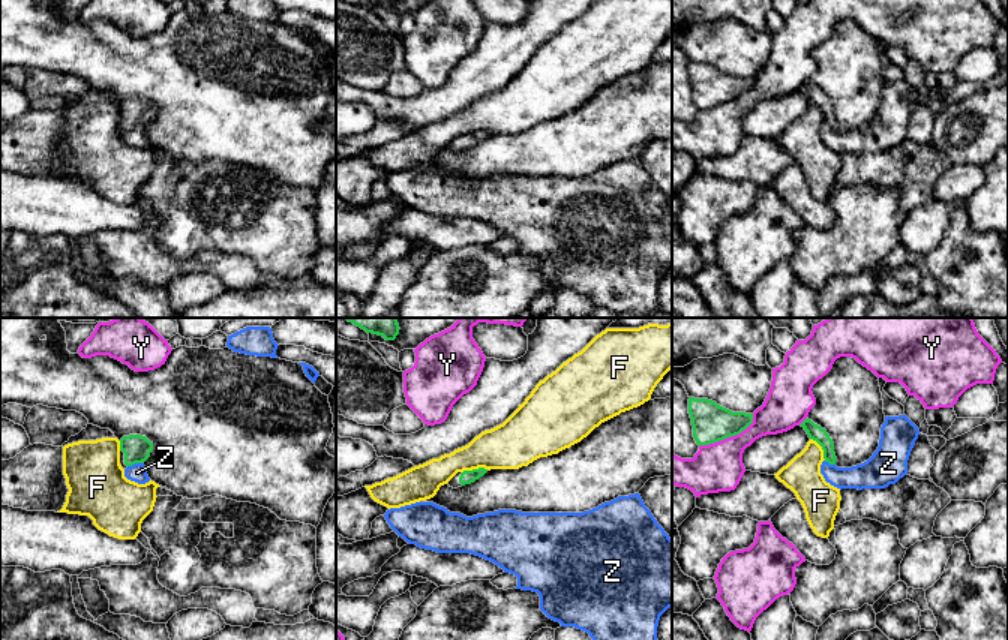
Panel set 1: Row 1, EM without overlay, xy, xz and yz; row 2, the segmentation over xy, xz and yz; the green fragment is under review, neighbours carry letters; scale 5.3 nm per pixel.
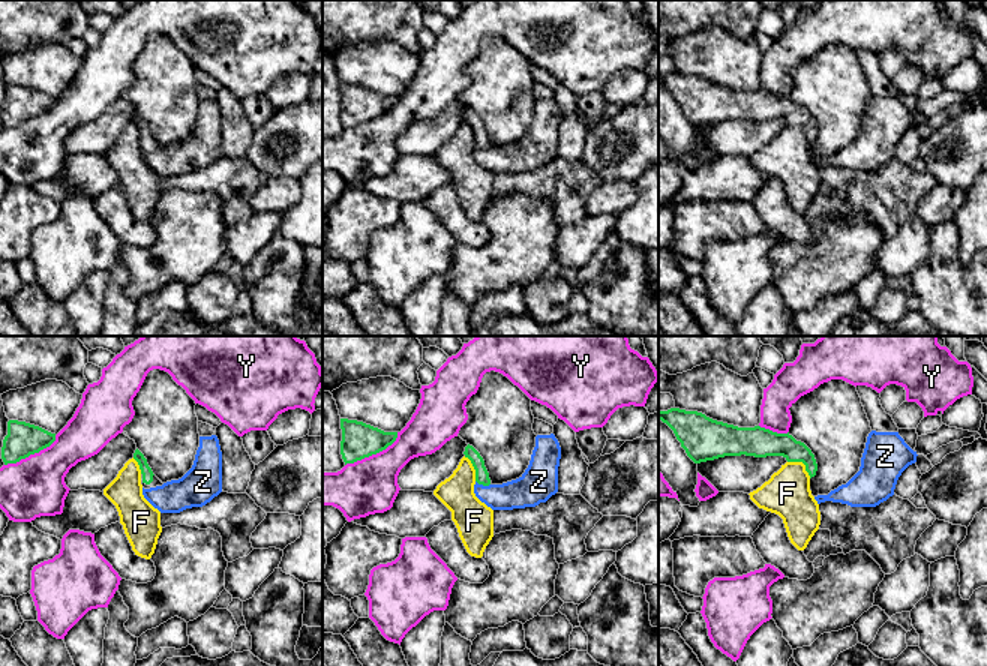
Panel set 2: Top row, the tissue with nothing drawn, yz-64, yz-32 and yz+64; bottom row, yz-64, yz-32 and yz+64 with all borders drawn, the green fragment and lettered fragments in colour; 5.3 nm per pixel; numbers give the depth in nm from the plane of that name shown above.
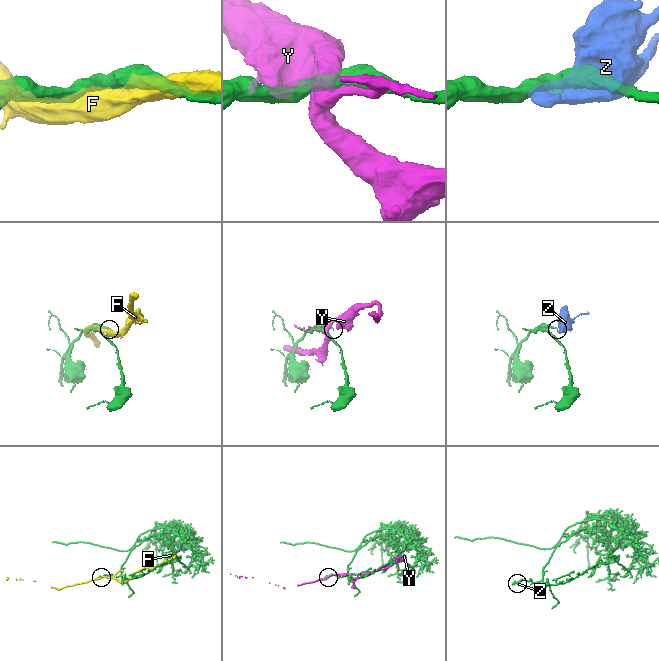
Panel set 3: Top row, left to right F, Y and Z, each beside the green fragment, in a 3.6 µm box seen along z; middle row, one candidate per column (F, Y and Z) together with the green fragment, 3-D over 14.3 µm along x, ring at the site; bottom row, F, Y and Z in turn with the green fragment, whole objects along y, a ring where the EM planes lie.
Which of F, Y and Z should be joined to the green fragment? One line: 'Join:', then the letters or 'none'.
Join: Z

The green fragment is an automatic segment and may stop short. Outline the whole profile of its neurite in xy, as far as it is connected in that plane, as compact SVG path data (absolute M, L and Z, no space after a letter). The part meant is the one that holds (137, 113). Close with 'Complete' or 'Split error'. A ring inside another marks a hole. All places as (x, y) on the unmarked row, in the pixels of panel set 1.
M129 99L120 103L120 114L124 117L124 141L138 148L150 145L144 126L150 121L153 106L141 99Z. Split error

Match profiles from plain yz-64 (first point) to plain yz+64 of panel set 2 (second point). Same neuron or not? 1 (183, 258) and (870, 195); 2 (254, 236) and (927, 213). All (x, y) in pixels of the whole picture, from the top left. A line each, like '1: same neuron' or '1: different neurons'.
1: different neurons
2: different neurons

